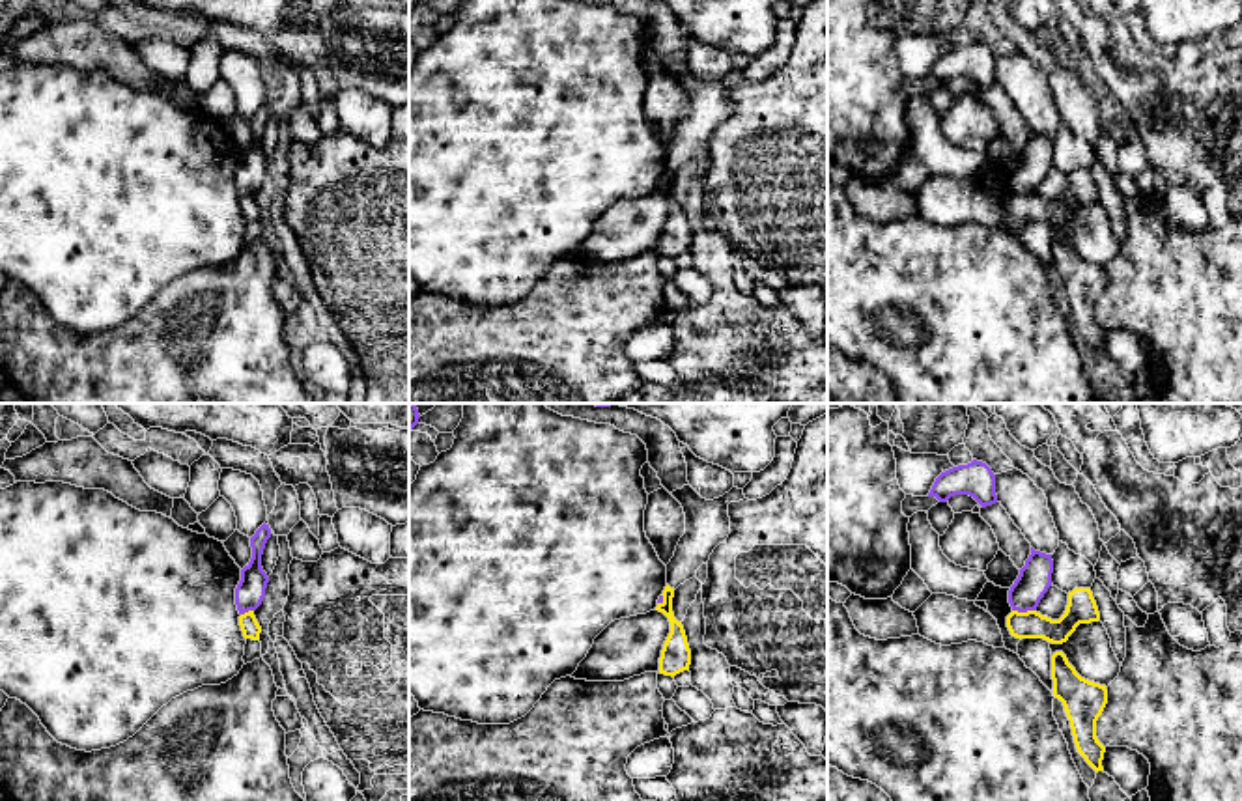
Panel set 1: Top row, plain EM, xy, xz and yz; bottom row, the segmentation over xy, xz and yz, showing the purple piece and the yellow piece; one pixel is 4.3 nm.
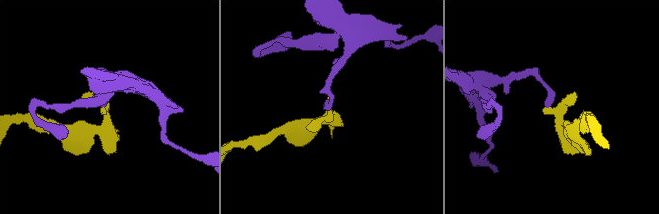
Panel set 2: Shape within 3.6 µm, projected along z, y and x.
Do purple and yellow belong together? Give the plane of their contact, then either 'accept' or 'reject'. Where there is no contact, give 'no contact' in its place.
yz | reject

